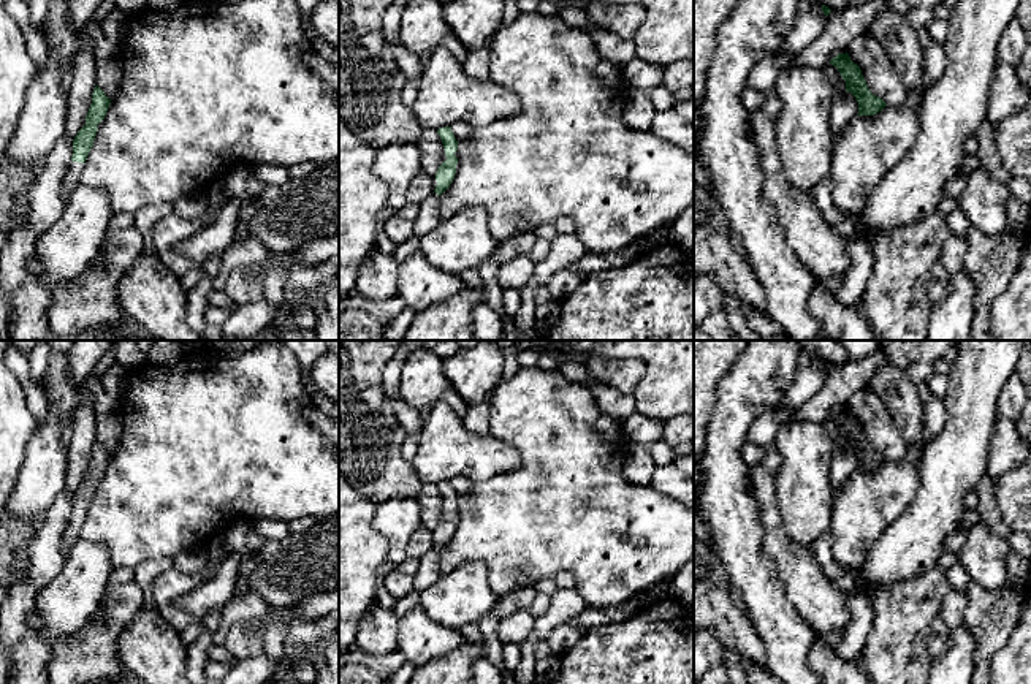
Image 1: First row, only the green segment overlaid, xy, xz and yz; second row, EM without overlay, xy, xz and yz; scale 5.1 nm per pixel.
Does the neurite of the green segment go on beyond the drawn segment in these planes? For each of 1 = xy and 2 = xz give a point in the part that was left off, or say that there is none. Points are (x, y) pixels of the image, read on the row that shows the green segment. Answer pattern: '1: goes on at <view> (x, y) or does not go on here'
1: goes on at xy (73, 173)
2: goes on at xz (434, 182)

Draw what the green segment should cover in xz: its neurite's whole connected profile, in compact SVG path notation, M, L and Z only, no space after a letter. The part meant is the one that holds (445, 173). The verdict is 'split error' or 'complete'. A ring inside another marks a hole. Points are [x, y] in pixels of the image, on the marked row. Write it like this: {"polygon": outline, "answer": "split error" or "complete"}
{"polygon": "M451 127L439 128L437 133L442 139L443 152L442 152L440 166L437 173L432 176L432 188L434 193L440 196L450 187L456 174L458 141L451 131Z", "answer": "split error"}

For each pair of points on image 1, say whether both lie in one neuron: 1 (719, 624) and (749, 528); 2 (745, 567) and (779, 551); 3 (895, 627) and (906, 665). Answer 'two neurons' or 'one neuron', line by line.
1: two neurons
2: two neurons
3: one neuron

